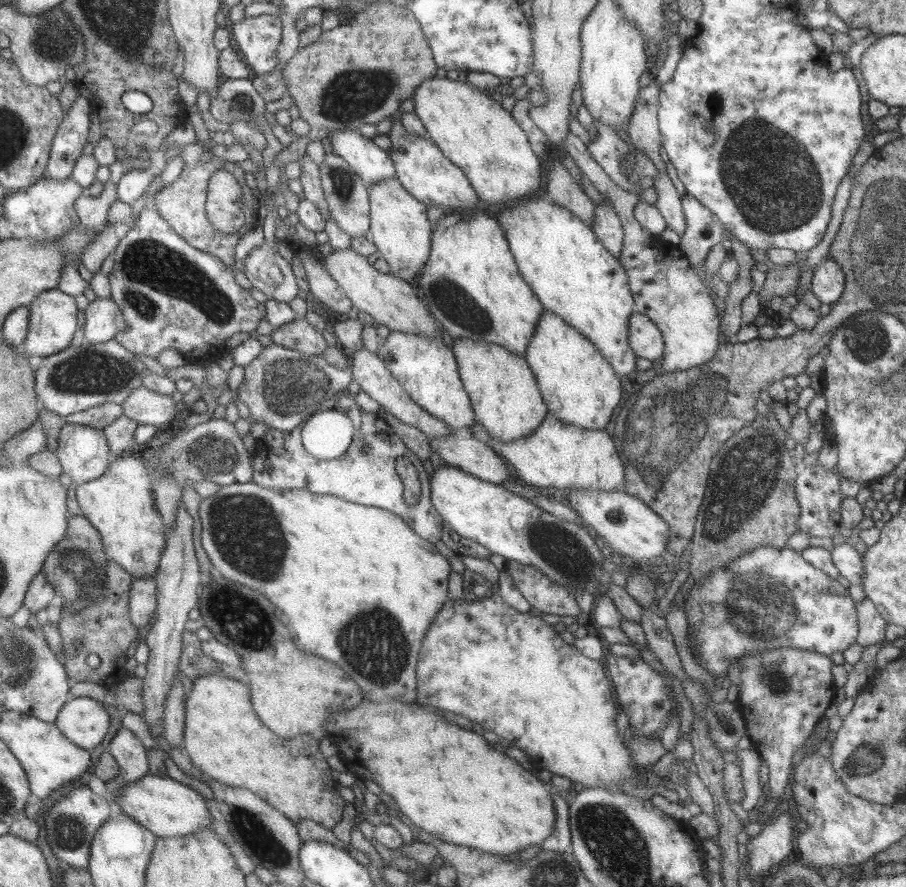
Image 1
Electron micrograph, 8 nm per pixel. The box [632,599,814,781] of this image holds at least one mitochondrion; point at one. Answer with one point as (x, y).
(777, 681)

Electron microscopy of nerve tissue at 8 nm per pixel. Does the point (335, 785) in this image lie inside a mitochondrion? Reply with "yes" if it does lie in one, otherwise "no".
no

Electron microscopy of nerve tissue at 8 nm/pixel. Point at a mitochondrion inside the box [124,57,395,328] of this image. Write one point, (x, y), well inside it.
(342, 184)

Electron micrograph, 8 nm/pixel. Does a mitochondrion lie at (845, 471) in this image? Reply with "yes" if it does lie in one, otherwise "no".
no

